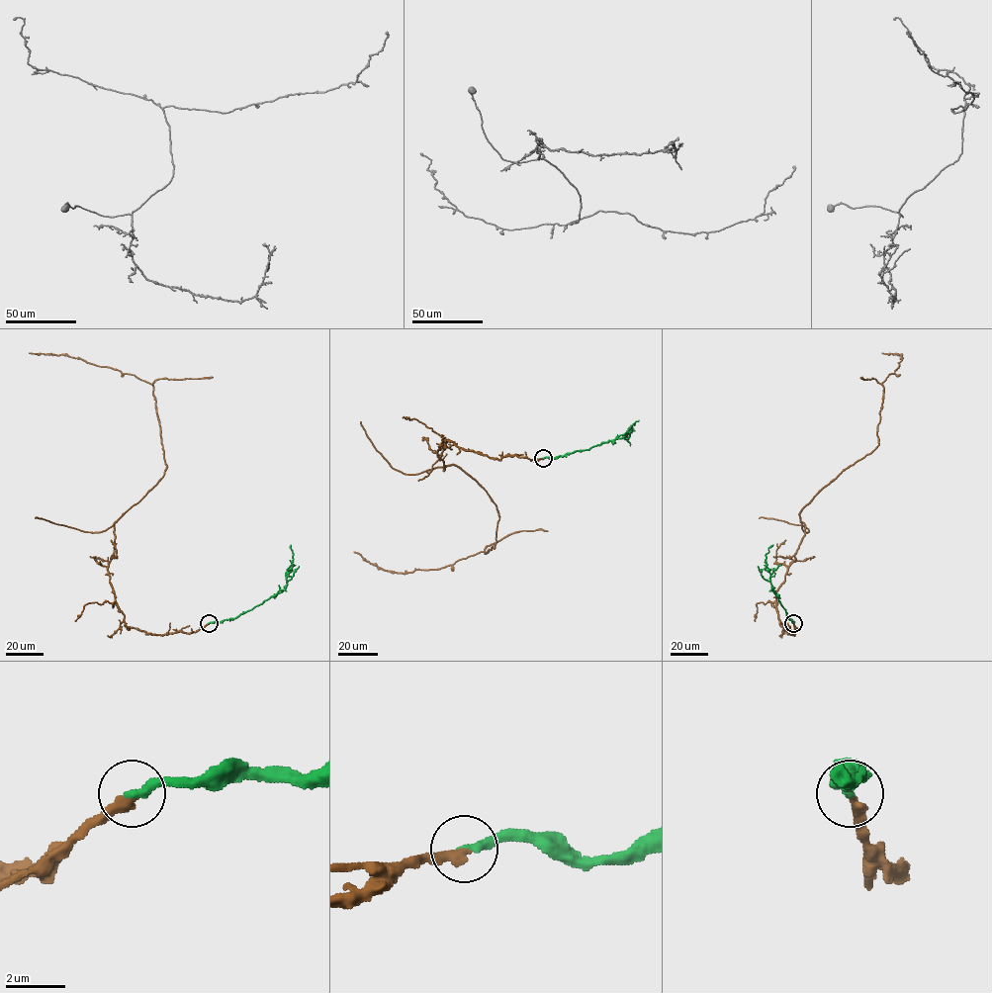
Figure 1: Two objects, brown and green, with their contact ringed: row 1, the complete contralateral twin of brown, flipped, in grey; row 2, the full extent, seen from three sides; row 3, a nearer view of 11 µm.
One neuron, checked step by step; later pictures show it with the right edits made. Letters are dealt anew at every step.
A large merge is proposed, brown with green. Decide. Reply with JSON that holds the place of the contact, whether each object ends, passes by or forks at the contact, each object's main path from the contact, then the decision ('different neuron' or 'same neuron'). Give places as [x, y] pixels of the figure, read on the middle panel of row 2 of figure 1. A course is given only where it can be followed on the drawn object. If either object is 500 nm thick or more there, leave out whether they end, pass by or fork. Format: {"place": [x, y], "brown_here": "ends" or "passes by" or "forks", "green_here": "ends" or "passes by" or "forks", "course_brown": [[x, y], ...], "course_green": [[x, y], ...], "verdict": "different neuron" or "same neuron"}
{"place": [543, 458], "brown_here": "ends", "green_here": "ends", "course_brown": [[543, 458], [441, 443], [443, 471], [455, 465], [496, 505], [485, 554], [405, 574], [353, 552]], "course_green": [[543, 458], [555, 459], [588, 450], [621, 438], [632, 429], [629, 436]], "verdict": "same neuron"}

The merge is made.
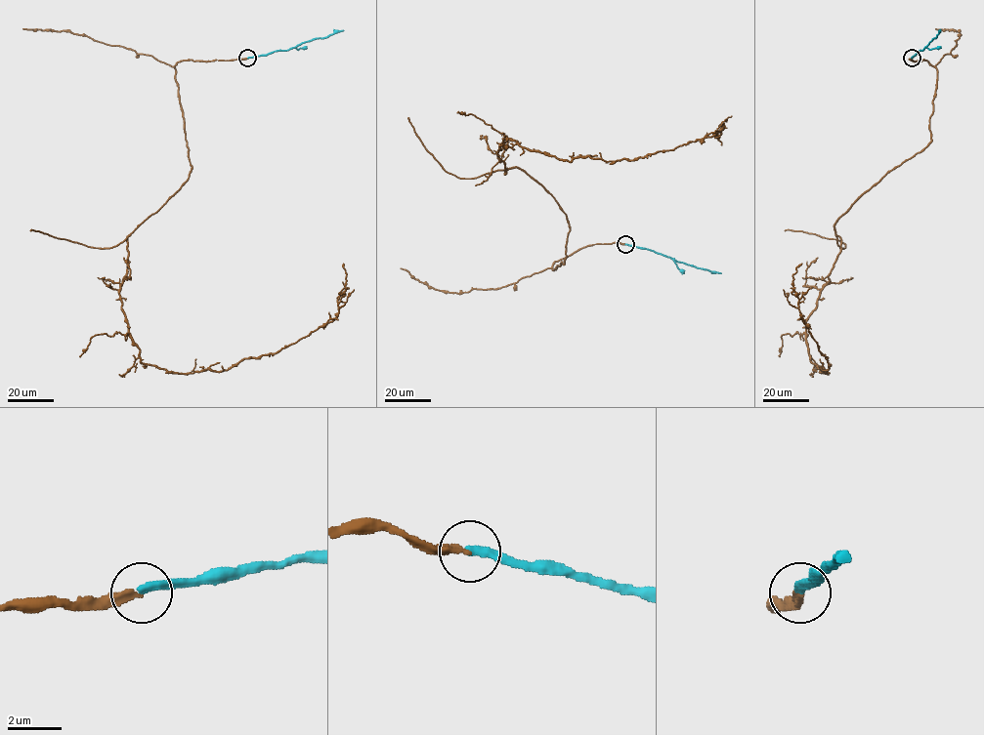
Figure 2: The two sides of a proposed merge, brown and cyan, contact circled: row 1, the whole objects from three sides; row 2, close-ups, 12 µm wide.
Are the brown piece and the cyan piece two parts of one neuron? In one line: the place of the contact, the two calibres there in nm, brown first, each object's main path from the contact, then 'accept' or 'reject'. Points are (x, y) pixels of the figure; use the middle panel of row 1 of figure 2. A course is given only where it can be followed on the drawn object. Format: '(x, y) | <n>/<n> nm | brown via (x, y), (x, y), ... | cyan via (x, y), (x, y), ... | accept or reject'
(625, 244) | 260/280 nm | brown via (625, 244), (552, 269), (566, 214), (524, 171), (505, 174), (505, 139), (608, 161), (720, 135) | cyan via (625, 244), (721, 273) | accept

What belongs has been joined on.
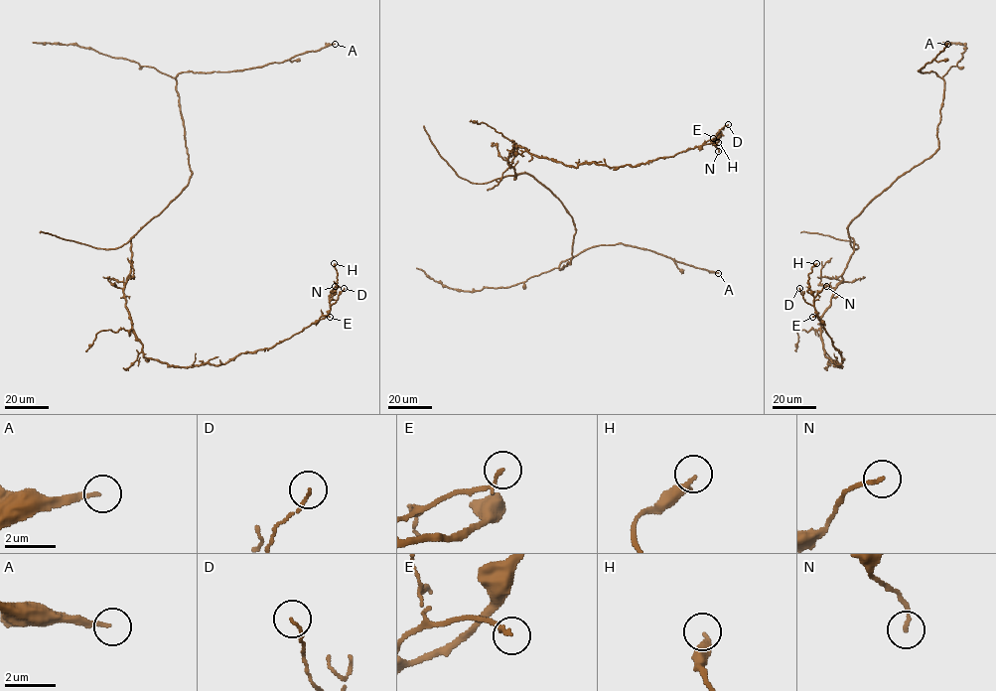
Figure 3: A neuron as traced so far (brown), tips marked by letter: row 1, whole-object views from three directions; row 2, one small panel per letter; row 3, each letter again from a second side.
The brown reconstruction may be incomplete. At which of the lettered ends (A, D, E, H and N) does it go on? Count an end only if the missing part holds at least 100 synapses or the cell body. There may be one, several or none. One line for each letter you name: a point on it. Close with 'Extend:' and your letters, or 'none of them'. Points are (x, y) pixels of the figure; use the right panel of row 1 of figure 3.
A: place (947, 44)
Extend: A

